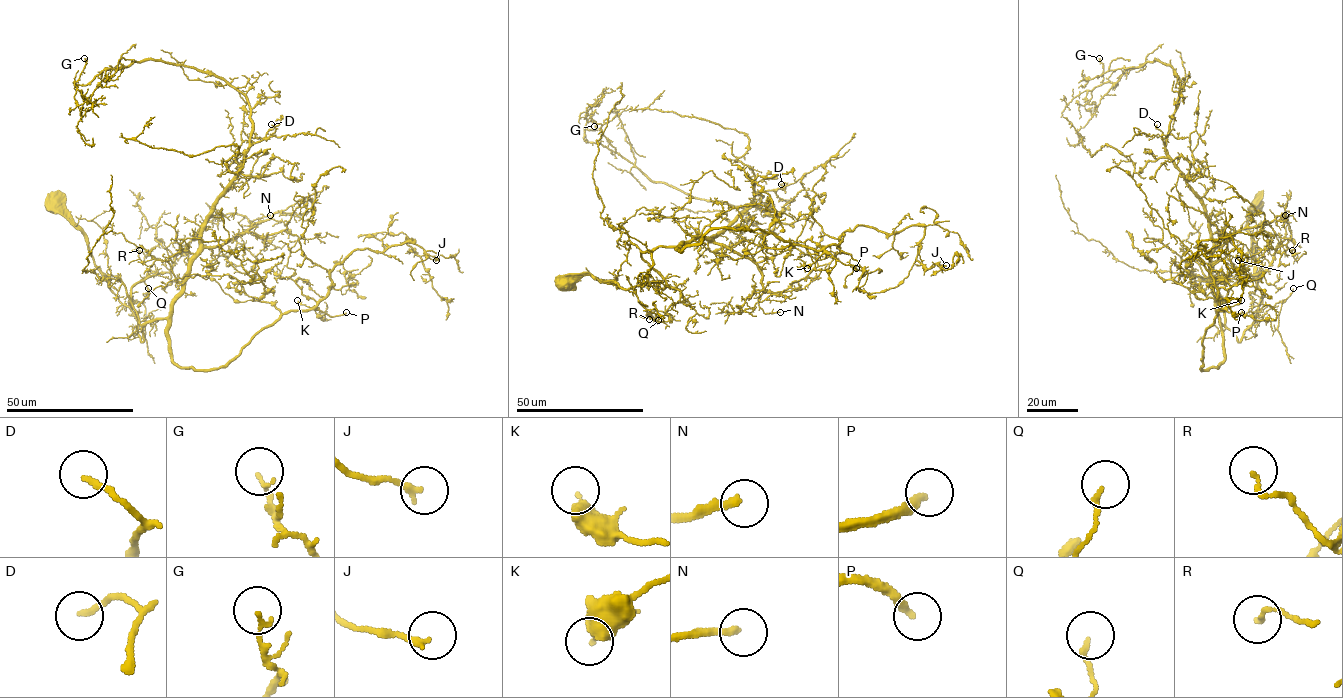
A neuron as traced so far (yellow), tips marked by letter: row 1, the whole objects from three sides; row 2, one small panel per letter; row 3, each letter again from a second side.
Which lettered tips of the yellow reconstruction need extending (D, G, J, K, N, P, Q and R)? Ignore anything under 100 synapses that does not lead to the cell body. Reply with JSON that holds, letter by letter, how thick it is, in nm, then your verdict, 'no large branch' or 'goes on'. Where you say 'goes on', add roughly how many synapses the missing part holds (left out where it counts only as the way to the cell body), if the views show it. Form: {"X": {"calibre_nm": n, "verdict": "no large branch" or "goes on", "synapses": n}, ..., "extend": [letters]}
{"D": {"calibre_nm": 180, "verdict": "no large branch"}, "G": {"calibre_nm": 140, "verdict": "no large branch"}, "J": {"calibre_nm": 200, "verdict": "no large branch"}, "K": {"calibre_nm": 360, "verdict": "no large branch"}, "N": {"calibre_nm": 240, "verdict": "no large branch"}, "P": {"calibre_nm": 280, "verdict": "goes on", "synapses": 110}, "Q": {"calibre_nm": 140, "verdict": "no large branch"}, "R": {"calibre_nm": 130, "verdict": "no large branch"}, "extend": ["P"]}

